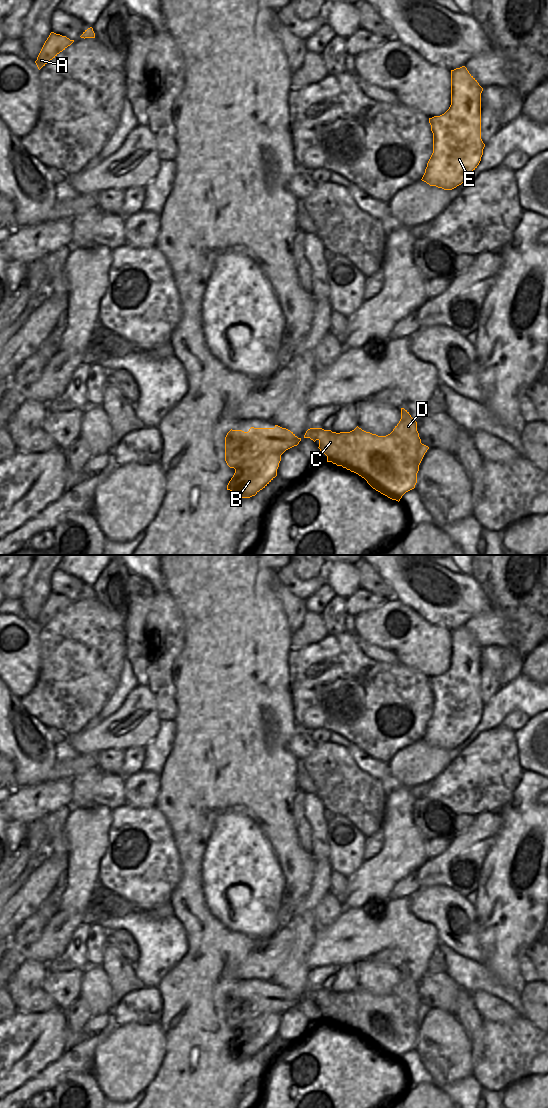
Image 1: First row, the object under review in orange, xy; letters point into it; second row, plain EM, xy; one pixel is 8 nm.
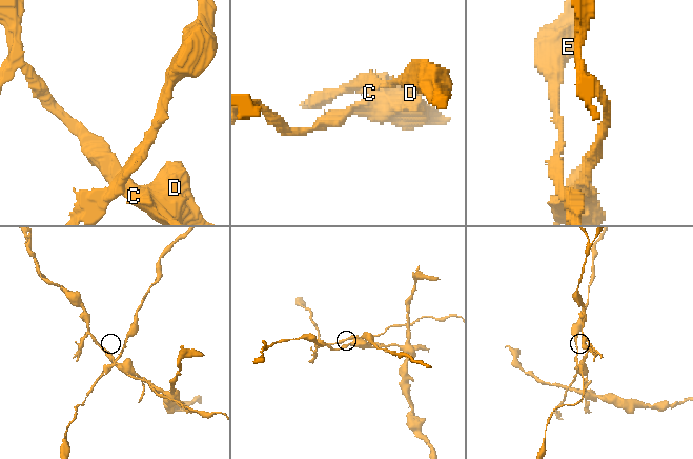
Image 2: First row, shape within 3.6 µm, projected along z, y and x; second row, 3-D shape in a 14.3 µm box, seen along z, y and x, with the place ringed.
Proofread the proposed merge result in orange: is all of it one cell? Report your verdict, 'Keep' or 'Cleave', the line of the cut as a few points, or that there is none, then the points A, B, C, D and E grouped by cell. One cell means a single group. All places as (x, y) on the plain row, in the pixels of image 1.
Cleave. Split along xy (318, 988), (319, 1000). Groups: A C D / B E

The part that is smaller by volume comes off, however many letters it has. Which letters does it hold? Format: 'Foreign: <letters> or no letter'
Foreign: B, E

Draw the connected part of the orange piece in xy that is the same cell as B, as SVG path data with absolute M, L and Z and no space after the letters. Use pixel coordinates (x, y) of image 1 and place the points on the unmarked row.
M254 988L248 992L230 990L225 997L225 1021L235 1033L227 1045L227 1050L235 1053L235 1058L250 1058L265 1048L276 1036L281 1015L297 1006L301 998L286 988Z

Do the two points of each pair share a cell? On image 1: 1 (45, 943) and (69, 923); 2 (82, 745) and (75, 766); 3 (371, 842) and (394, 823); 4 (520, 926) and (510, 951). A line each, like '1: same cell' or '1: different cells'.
1: same cell
2: different cells
3: different cells
4: same cell

